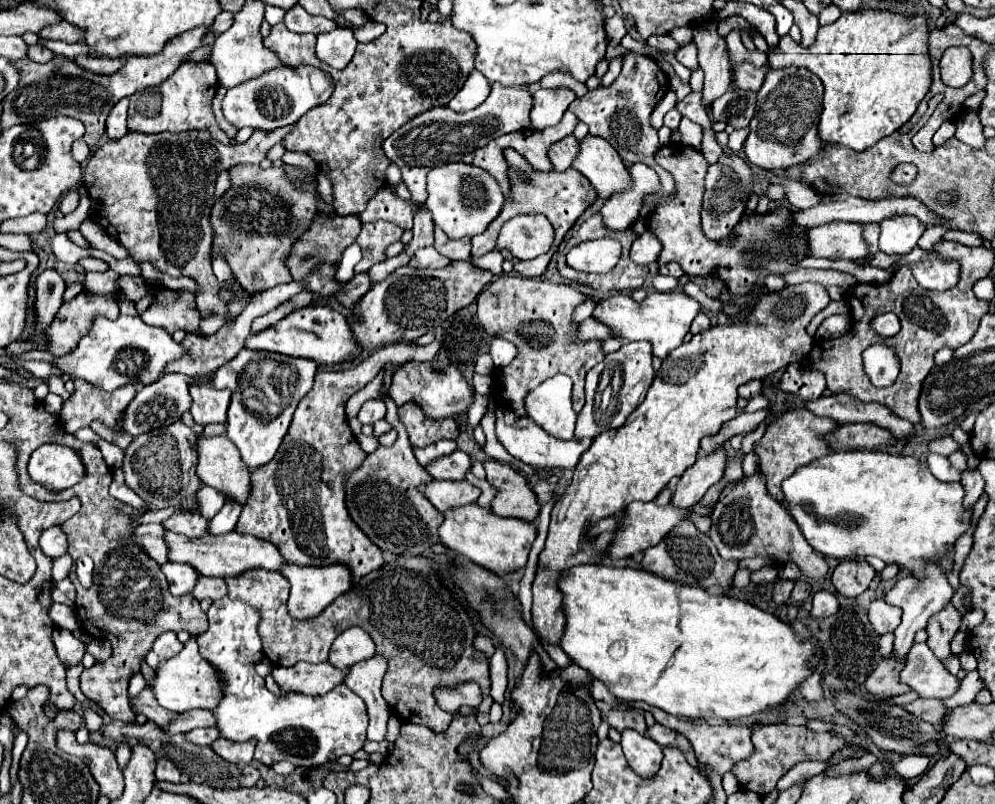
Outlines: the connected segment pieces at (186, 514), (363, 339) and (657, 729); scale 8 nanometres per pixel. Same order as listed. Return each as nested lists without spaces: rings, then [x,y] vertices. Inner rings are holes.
[[[177,511],[167,521],[163,521],[163,527],[187,537],[199,537],[207,535],[207,519],[199,513],[191,511]]]
[[[455,261],[443,269],[399,267],[373,287],[369,273],[355,275],[345,285],[345,291],[331,295],[331,299],[337,299],[345,307],[353,307],[351,303],[361,299],[371,289],[353,309],[361,317],[361,323],[349,323],[353,325],[353,331],[359,339],[359,347],[363,347],[363,351],[375,351],[377,347],[383,347],[387,343],[407,343],[425,335],[427,331],[433,331],[455,311],[471,305],[491,281],[493,275],[489,271],[477,269],[469,261]]]
[[[655,723],[655,725],[647,731],[647,735],[649,735],[653,741],[657,741],[661,747],[675,747],[675,749],[679,749],[691,765],[697,763],[697,761],[695,761],[695,753],[689,751],[687,739],[683,739],[683,735],[675,735],[675,731],[667,731],[667,727],[663,727],[663,725],[659,725],[659,723]]]

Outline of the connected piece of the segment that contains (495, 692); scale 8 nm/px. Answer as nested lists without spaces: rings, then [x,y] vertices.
[[[501,649],[489,659],[491,665],[491,697],[495,703],[503,703],[503,693],[507,687],[507,661]]]

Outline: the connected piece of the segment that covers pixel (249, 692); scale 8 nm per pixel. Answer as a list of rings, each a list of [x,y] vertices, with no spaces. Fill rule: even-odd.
[[[223,597],[213,601],[213,605],[207,611],[207,617],[209,617],[209,629],[197,635],[197,643],[199,643],[201,657],[213,665],[213,669],[219,673],[223,681],[223,697],[219,705],[211,711],[217,721],[215,727],[219,729],[223,739],[229,739],[235,743],[257,739],[255,759],[267,767],[271,767],[277,761],[291,761],[297,767],[317,767],[317,765],[335,761],[341,755],[353,755],[363,747],[369,719],[367,719],[365,703],[361,701],[359,695],[355,695],[353,691],[347,691],[347,687],[343,685],[337,685],[327,695],[319,695],[319,697],[311,697],[311,695],[275,697],[273,693],[267,691],[265,679],[261,679],[255,673],[255,665],[261,661],[261,657],[265,657],[261,651],[261,639],[257,633],[259,613],[253,607],[247,607],[247,603],[243,601],[231,601],[229,597]],[[287,729],[295,731],[295,741],[283,739],[283,733]]]

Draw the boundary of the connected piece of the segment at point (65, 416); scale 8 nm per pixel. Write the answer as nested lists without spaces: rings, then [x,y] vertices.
[[[75,379],[75,393],[61,409],[63,429],[77,431],[81,427],[89,427],[93,419],[101,419],[109,429],[119,431],[119,415],[123,415],[123,407],[127,407],[133,397],[135,387],[131,383],[107,393]]]

